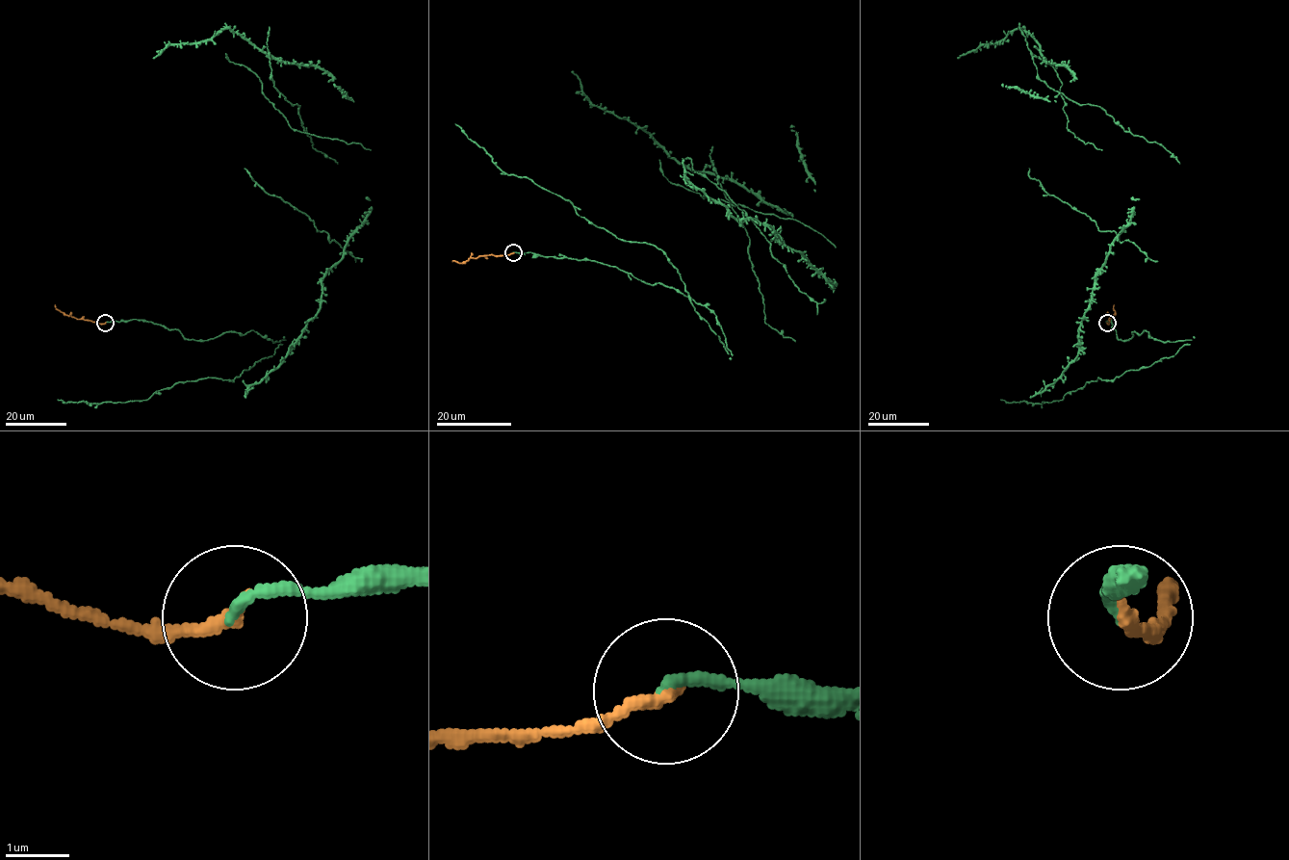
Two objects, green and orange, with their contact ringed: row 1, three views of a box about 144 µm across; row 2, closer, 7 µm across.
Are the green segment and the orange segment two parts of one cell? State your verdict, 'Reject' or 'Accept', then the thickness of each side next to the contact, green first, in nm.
Accept. Thickness 190 nm (green) against 200 nm

